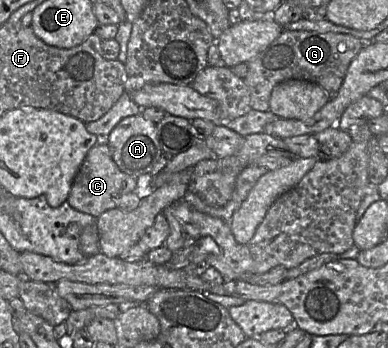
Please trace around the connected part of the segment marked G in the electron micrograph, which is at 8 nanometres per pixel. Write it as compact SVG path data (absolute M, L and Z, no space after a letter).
M284 30L263 51L247 62L248 72L243 81L250 92L251 109L268 111L273 88L291 79L316 83L325 90L329 98L335 97L351 61L364 45L362 40L348 34Z

